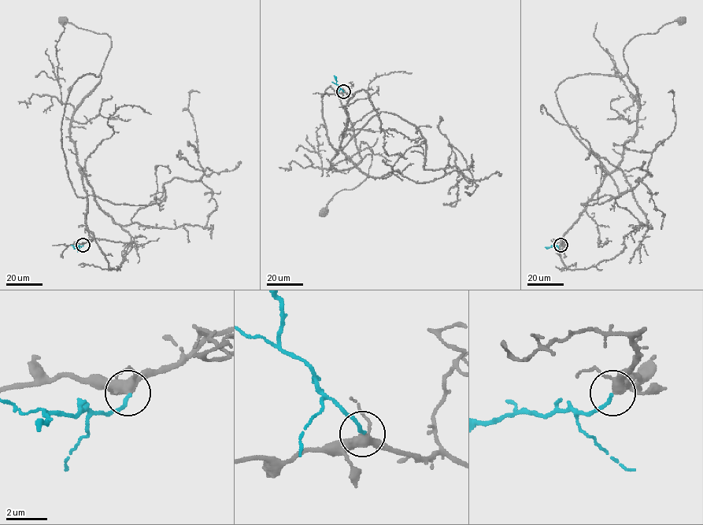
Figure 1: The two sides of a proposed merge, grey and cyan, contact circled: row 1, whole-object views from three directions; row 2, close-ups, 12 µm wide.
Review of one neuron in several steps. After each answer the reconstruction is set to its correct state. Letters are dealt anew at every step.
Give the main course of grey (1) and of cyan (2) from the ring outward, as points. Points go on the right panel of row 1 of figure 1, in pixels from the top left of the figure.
1: (560, 245), (636, 131), (639, 97), (623, 49), (638, 35), (679, 20)
2: (560, 245), (545, 246)

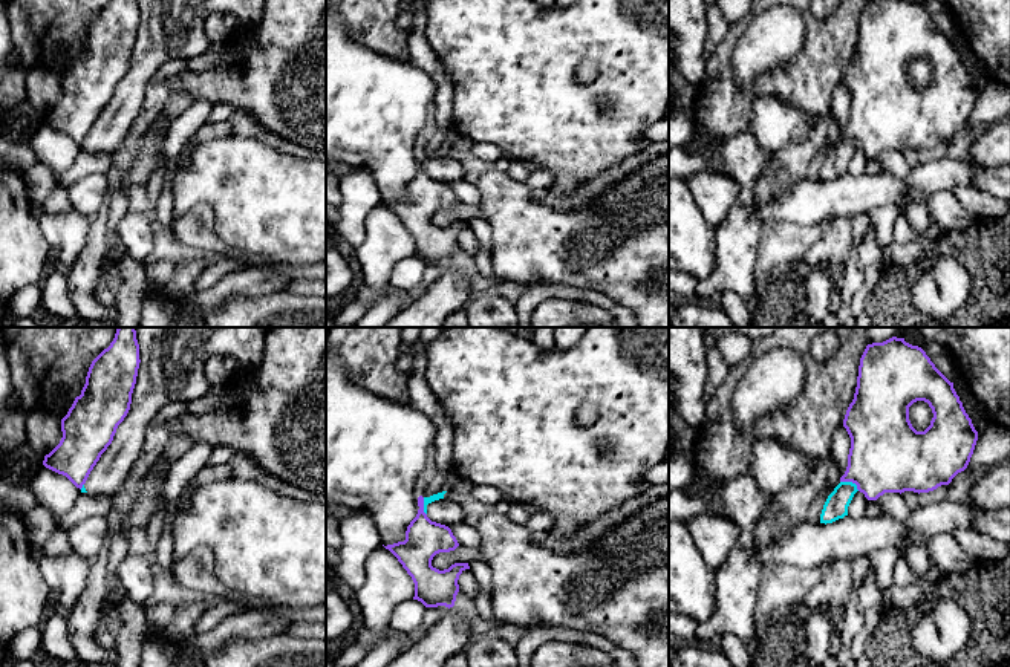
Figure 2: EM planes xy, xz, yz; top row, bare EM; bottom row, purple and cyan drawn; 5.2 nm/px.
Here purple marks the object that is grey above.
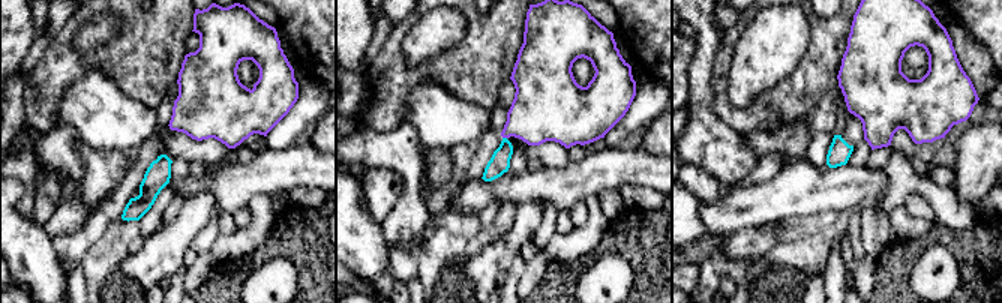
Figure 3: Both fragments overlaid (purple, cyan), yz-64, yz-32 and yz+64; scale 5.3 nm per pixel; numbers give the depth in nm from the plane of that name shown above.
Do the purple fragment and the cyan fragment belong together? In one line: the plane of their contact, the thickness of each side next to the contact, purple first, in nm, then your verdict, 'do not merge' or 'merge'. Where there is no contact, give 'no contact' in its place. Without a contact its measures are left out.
yz | 400/130 nm | do not merge

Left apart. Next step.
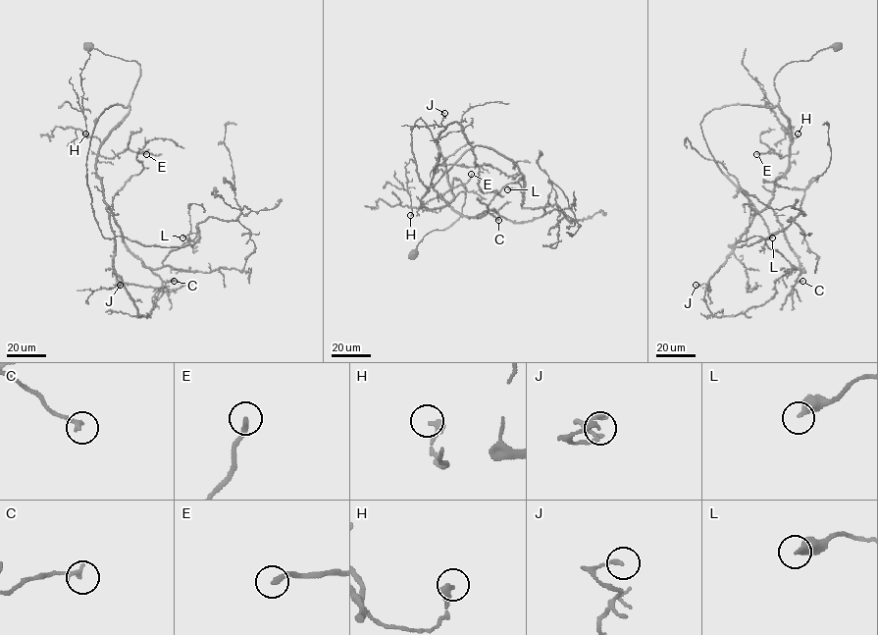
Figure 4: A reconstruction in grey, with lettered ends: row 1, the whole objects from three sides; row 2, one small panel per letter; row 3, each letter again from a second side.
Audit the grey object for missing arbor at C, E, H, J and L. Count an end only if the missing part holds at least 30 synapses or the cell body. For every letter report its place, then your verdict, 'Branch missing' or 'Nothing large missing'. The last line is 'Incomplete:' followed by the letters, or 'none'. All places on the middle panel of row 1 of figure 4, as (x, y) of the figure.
C: Place: (498, 220). Nothing large missing
E: Place: (471, 174). Branch missing
H: Place: (410, 215). Nothing large missing
J: Place: (444, 113). Nothing large missing
L: Place: (507, 189). Nothing large missing
Incomplete: E

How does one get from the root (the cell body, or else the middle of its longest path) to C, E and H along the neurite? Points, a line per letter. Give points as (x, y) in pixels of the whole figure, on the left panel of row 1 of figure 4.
C: (89, 46), (140, 65), (129, 112), (101, 145), (96, 175), (126, 246), (165, 282), (174, 281)
E: (89, 46), (136, 61), (141, 71), (129, 112), (98, 154), (112, 158), (128, 149), (146, 154)
H: (89, 46), (105, 54), (136, 61), (141, 75), (129, 112), (110, 133), (101, 142), (85, 133)

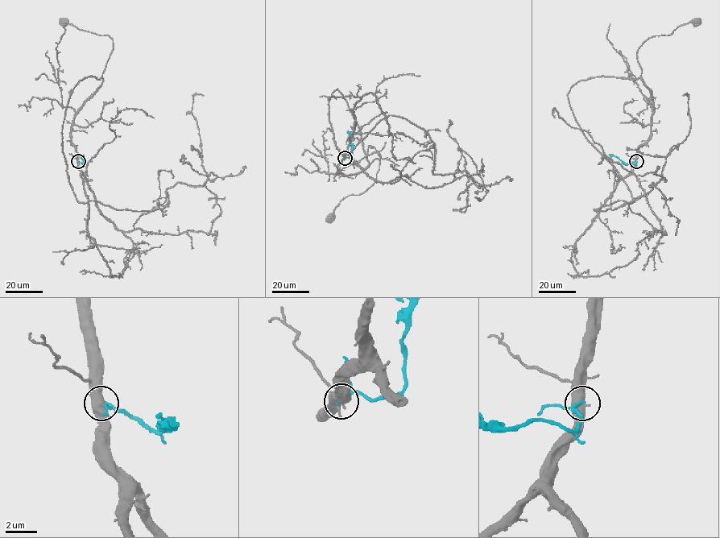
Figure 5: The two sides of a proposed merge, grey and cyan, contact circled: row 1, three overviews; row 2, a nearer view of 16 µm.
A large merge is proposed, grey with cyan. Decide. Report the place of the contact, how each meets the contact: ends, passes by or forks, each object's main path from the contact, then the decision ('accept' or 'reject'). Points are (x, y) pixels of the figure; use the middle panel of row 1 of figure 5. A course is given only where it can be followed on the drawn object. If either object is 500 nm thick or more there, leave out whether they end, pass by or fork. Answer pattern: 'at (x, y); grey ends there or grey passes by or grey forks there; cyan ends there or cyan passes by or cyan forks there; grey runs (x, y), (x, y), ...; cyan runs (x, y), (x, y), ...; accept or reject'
at (345, 158); grey runs (344, 158), (337, 171), (343, 175), (361, 172), (374, 159), (379, 169), (375, 182), (345, 196), (331, 216); cyan runs (344, 158), (352, 157), (347, 130); reject

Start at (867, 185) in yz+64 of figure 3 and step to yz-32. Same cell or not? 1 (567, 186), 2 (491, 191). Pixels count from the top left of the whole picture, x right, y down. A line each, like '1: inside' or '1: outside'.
1: inside
2: inside

